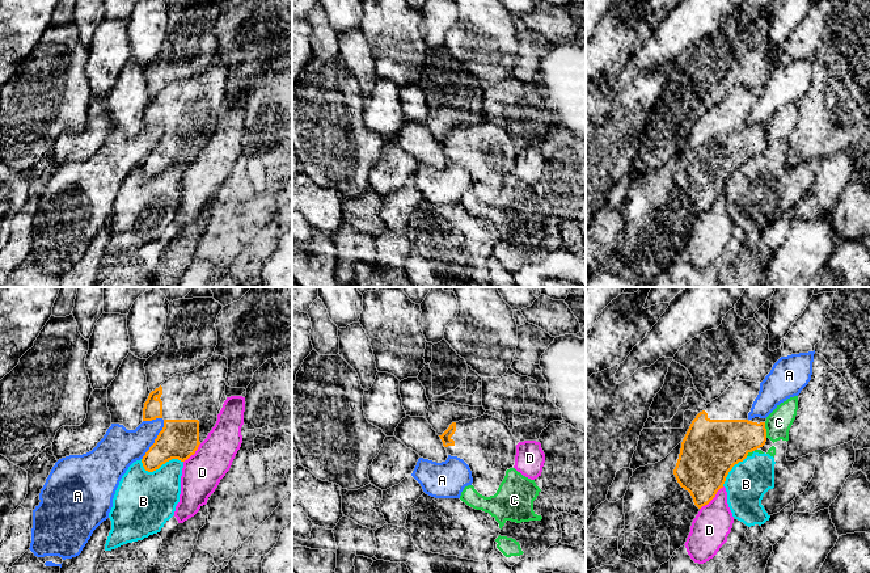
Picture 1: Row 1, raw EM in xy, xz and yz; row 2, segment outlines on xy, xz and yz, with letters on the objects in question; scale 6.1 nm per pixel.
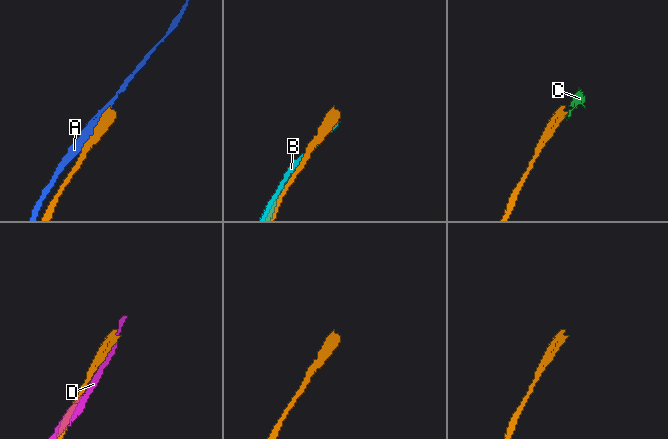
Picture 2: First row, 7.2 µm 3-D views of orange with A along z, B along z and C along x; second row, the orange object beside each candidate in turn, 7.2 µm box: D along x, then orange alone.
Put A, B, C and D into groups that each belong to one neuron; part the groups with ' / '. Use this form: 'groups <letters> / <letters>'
groups A / B C / D

